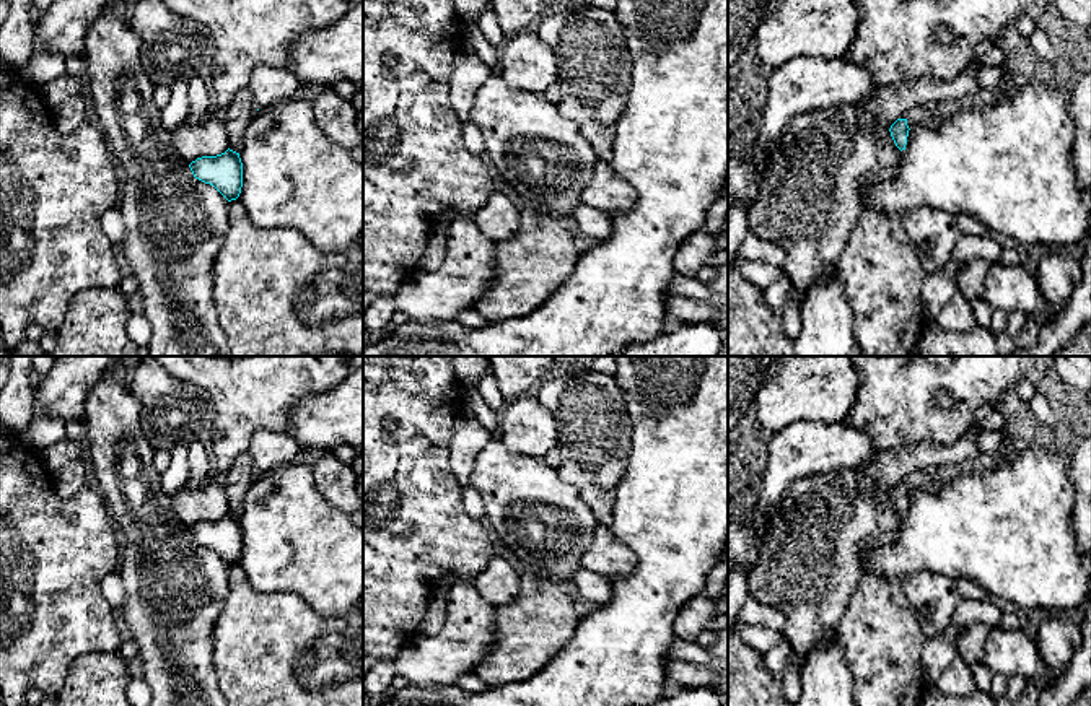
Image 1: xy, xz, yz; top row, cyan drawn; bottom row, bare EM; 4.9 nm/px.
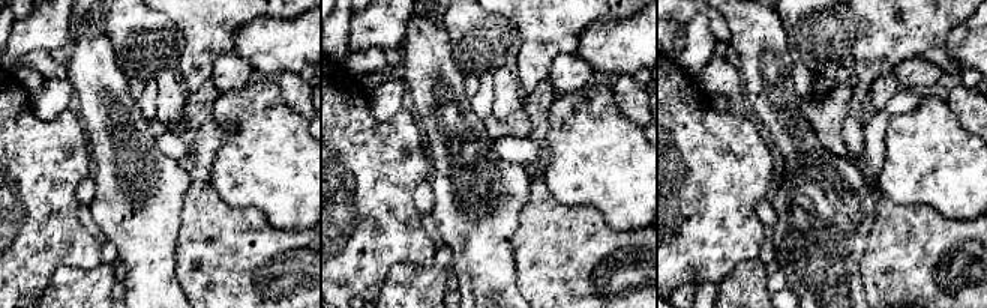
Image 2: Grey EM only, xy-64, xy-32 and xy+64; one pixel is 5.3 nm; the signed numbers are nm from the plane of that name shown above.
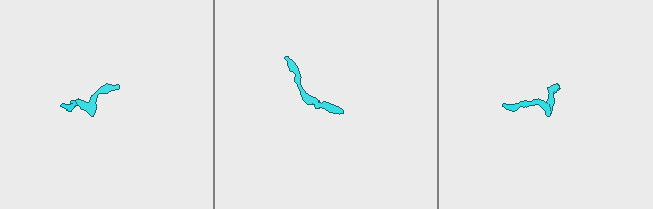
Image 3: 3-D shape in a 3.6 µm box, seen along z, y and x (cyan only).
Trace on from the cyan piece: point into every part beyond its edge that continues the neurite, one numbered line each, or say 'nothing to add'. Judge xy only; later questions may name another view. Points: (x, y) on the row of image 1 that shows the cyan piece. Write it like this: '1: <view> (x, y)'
nothing to add

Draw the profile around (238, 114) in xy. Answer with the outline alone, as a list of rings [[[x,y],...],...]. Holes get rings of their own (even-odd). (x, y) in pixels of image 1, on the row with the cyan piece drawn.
[[[243,88],[236,93],[231,102],[225,107],[223,125],[230,138],[230,150],[239,153],[244,132],[256,111],[257,107],[249,88]]]

